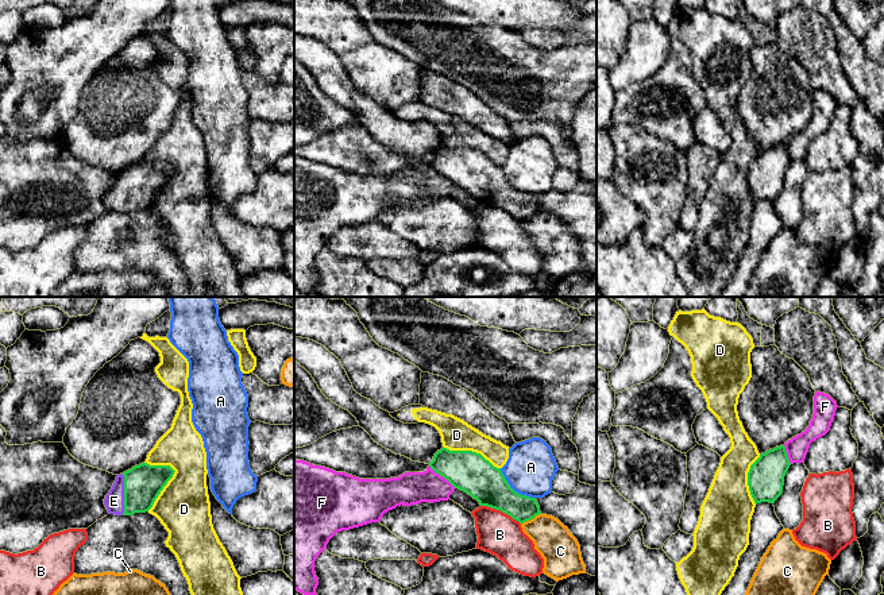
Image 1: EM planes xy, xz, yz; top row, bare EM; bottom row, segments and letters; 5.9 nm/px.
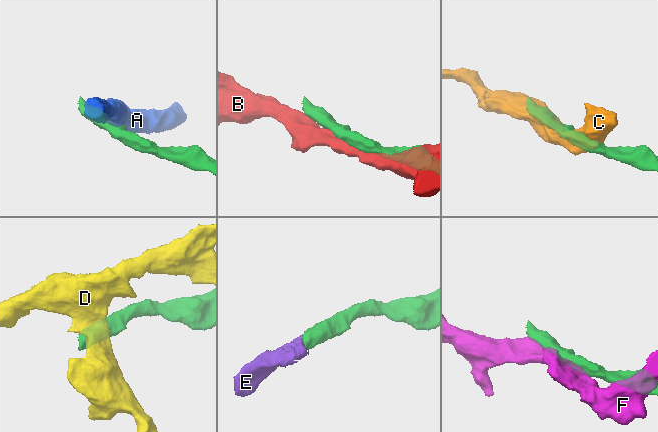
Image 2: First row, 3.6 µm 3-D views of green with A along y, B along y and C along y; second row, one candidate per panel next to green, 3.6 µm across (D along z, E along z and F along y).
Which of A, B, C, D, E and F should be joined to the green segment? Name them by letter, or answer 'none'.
E

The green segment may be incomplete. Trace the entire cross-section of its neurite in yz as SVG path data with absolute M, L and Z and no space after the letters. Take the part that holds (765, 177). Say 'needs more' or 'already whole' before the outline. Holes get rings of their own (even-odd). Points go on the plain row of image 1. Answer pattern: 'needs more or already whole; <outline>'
already whole; M784 143L761 151L750 163L748 183L754 201L775 198L781 193L784 174L791 161Z

